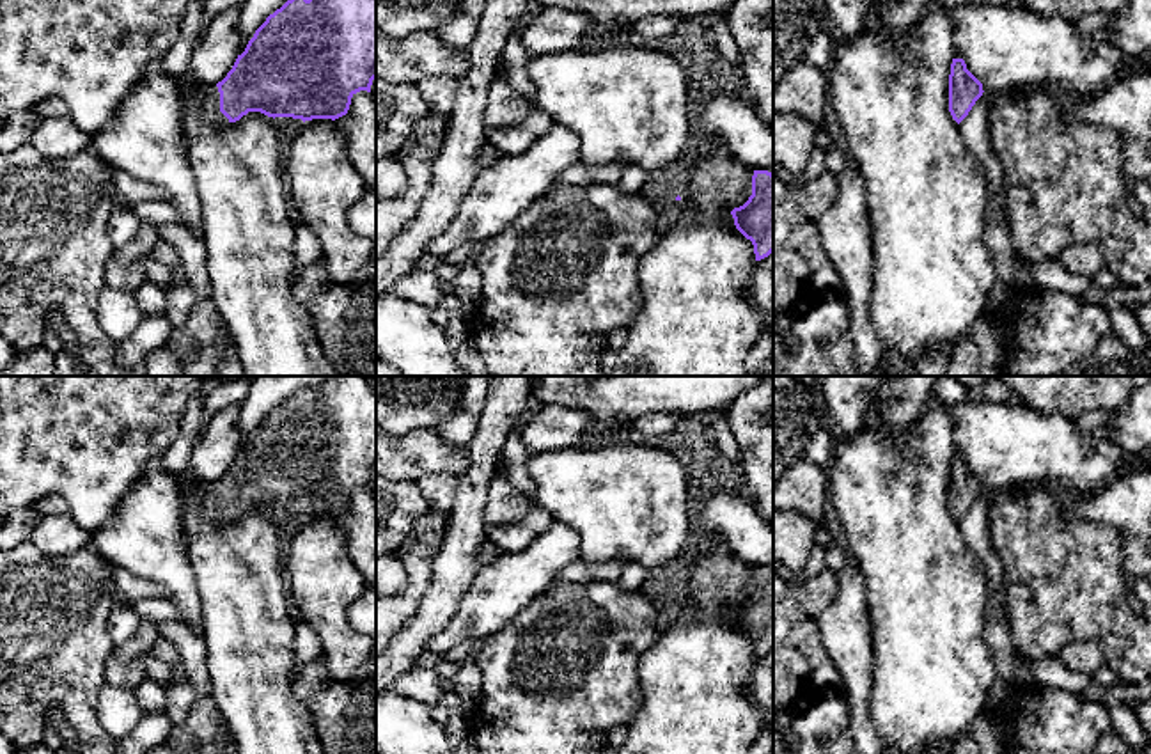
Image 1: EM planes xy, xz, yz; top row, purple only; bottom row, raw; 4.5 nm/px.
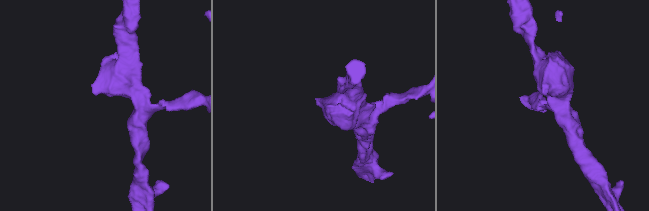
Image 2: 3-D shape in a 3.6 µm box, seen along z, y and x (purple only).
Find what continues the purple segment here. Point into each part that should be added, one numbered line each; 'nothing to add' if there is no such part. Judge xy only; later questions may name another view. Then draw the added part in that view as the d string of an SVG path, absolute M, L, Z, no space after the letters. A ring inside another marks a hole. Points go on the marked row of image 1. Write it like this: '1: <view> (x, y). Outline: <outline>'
1: xy (210, 93). Outline: M199 85L199 94L204 98L209 110L209 119L216 126L229 126L229 119L220 112L220 92L216 85Z

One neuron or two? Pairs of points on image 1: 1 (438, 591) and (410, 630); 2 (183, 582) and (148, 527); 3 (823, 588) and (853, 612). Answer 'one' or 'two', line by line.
1: one
2: one
3: two

